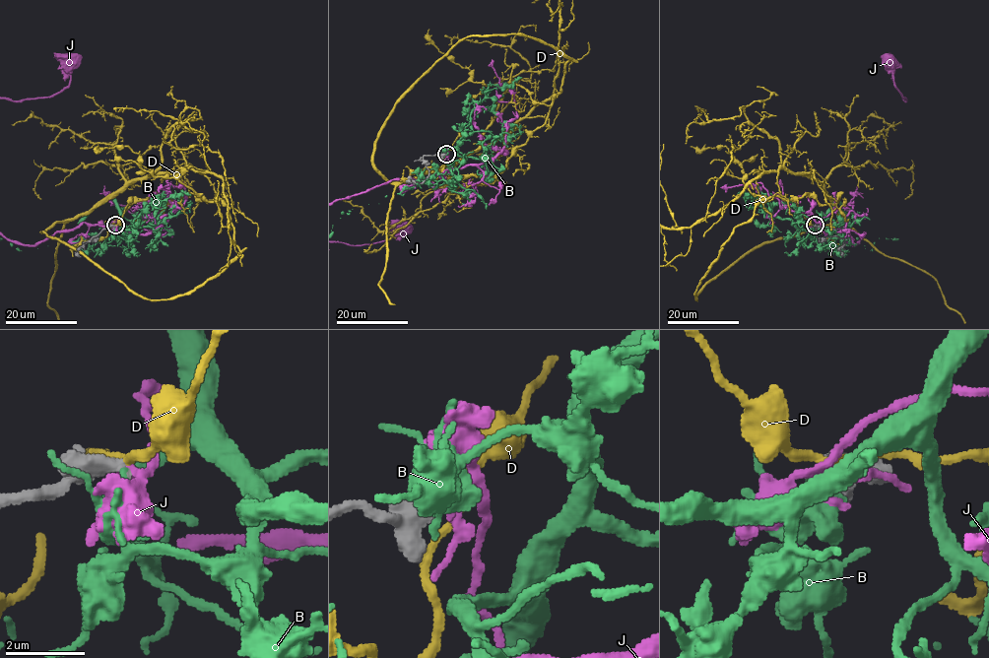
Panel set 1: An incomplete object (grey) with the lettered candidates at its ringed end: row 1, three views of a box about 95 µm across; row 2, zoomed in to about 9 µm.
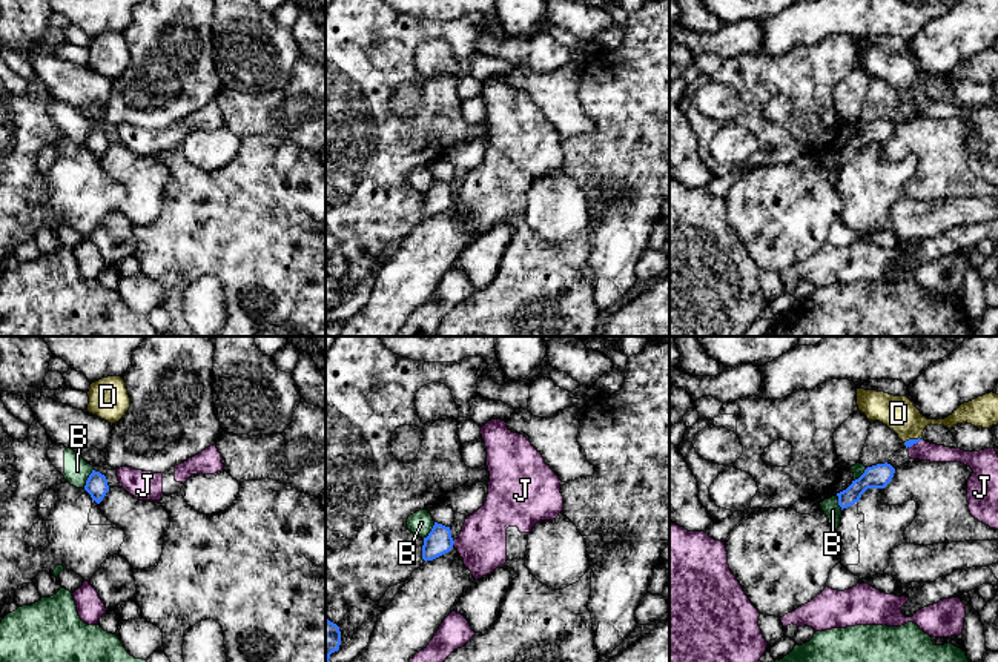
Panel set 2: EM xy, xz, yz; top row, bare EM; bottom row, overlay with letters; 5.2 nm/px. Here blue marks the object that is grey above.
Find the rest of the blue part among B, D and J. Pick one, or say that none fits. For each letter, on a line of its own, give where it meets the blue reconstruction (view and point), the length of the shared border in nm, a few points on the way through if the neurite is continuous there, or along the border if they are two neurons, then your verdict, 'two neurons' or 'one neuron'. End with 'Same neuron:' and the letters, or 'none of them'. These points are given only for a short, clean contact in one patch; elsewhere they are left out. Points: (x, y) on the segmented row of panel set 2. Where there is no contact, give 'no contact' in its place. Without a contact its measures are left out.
B: contact xy (88, 478); length 120 nm; border xy (92, 469), (83, 487); two neurons
D: contact yz (912, 440); length 90 nm; border yz (920, 438), (911, 438), (905, 443); two neurons
J: contact xz (453, 542); length 40 nm; two neurons
Same neuron: none of them

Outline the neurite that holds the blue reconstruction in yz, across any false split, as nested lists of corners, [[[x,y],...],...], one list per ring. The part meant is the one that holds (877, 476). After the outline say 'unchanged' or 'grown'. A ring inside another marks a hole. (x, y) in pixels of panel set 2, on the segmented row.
[[[887,462],[867,467],[846,490],[837,493],[838,505],[841,510],[848,508],[858,502],[867,488],[884,488],[892,481],[894,473],[895,468]]]; unchanged

